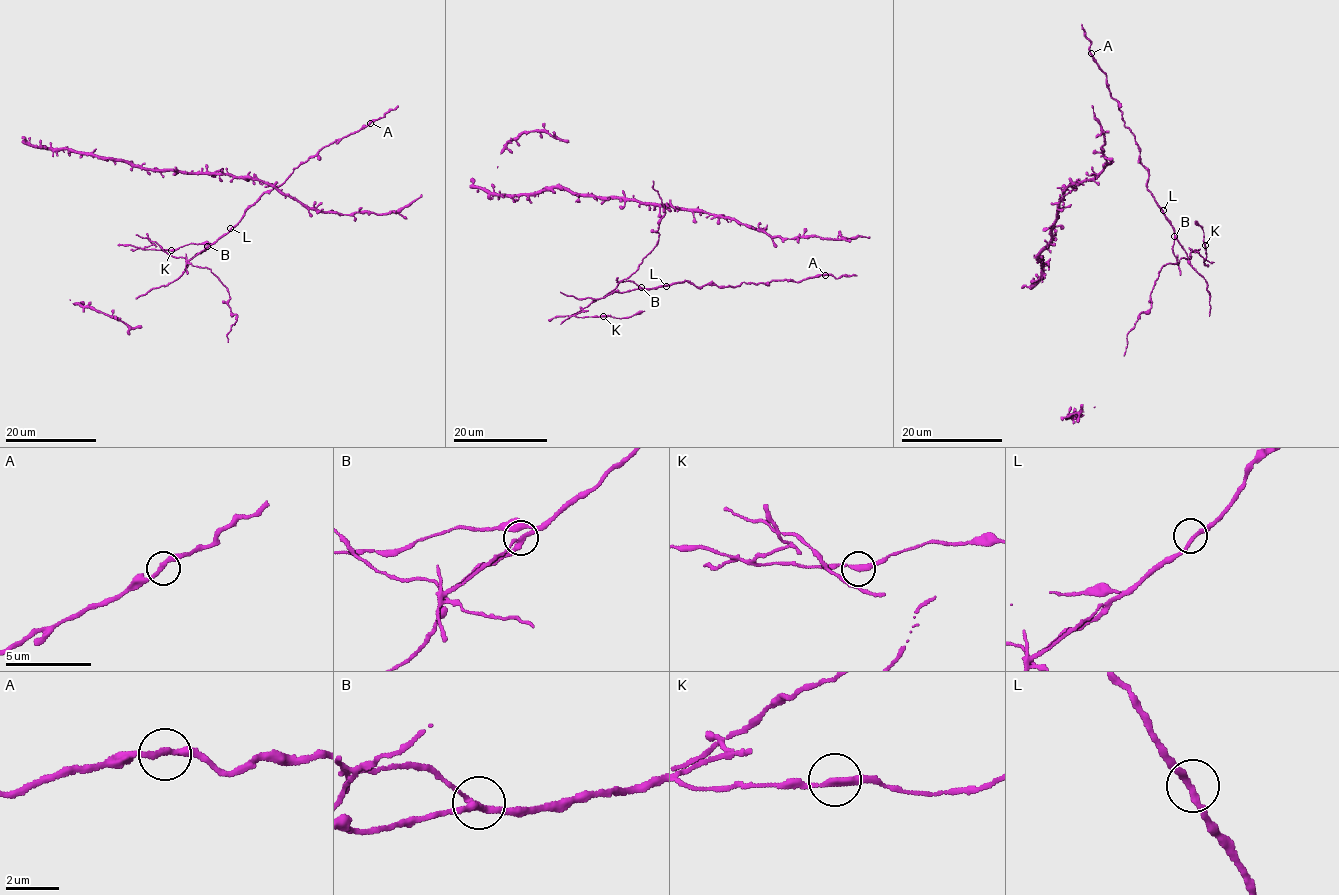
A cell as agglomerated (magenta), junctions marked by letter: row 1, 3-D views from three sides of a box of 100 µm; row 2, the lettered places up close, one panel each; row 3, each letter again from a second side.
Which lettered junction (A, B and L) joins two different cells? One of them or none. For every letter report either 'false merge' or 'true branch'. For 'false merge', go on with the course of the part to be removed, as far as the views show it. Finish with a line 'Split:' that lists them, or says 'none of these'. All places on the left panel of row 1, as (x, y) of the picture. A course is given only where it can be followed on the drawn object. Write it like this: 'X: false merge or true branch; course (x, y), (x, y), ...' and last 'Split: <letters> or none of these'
A: true branch
B: false merge; course (208, 246), (189, 262), (210, 269), (227, 288), (230, 311), (237, 315), (227, 334), (228, 341)
L: true branch
Split: B

